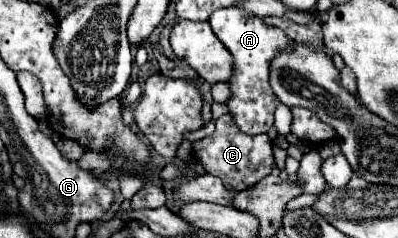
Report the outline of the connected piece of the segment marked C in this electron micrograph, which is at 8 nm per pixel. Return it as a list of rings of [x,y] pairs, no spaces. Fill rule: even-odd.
[[[221,116],[215,120],[215,132],[209,138],[193,142],[193,154],[201,160],[205,172],[219,176],[227,190],[245,190],[259,182],[263,176],[271,174],[273,168],[273,146],[267,134],[249,136],[235,128],[231,116]]]

